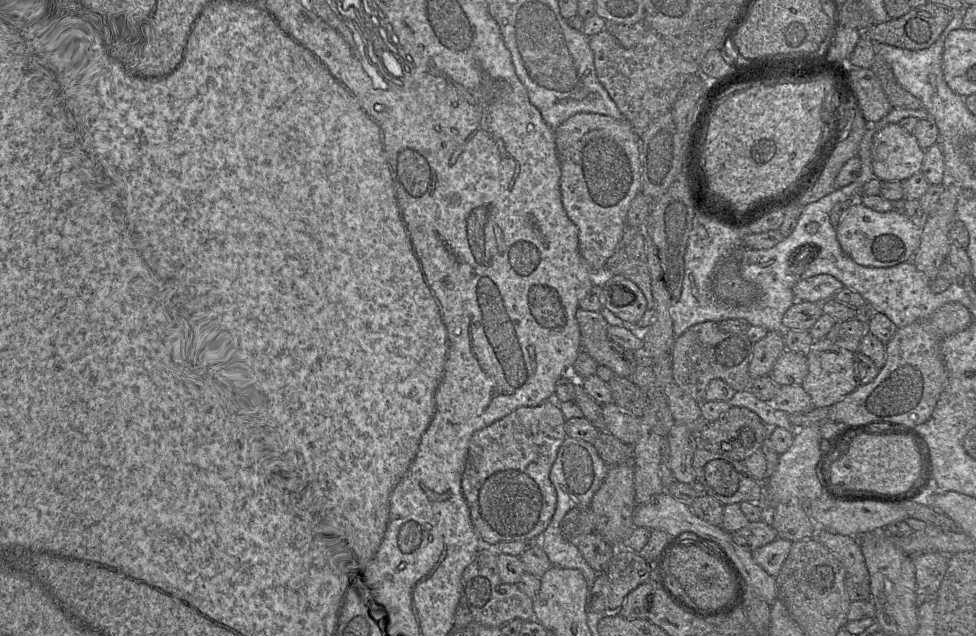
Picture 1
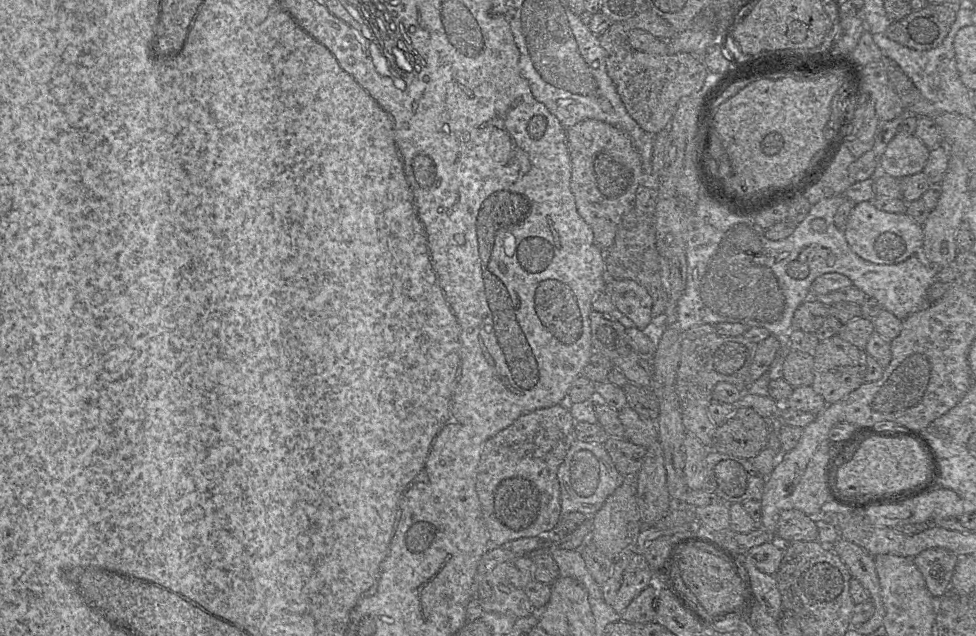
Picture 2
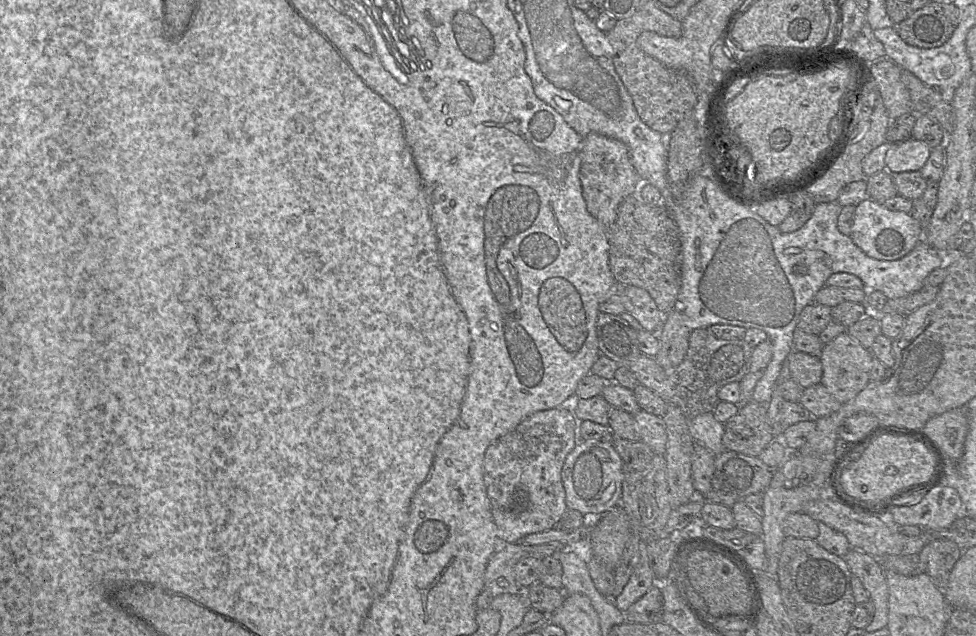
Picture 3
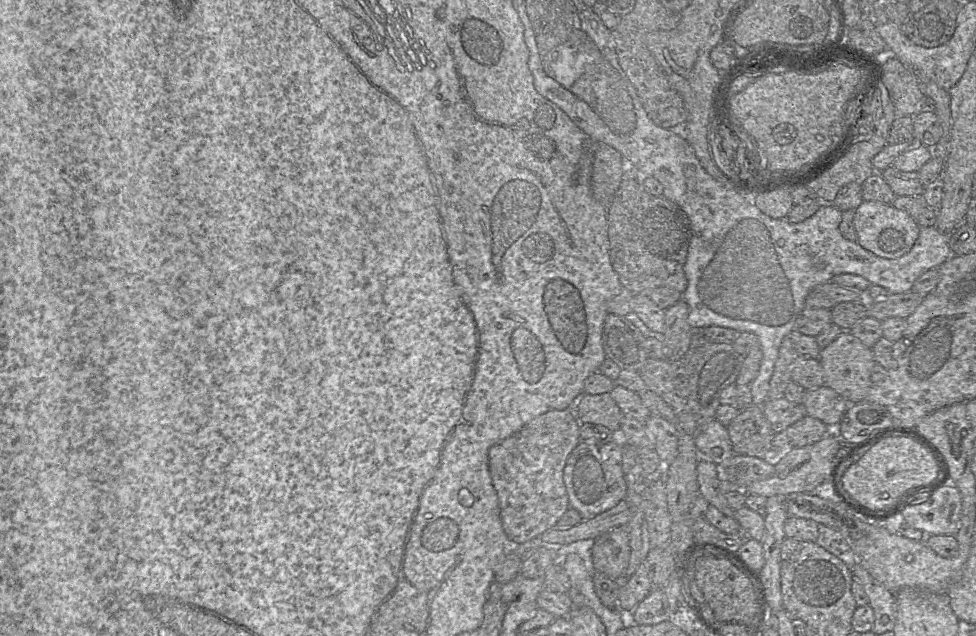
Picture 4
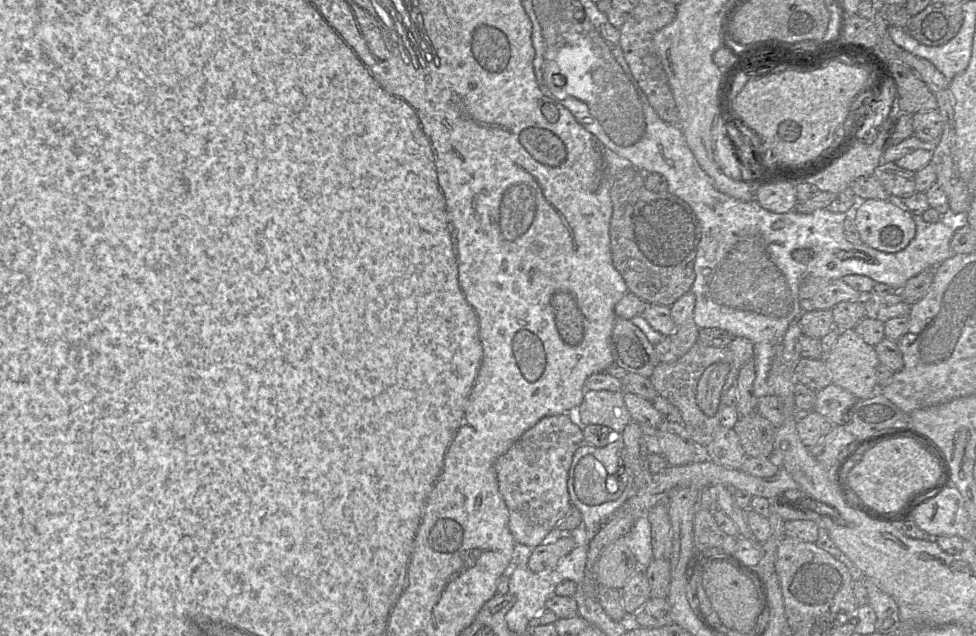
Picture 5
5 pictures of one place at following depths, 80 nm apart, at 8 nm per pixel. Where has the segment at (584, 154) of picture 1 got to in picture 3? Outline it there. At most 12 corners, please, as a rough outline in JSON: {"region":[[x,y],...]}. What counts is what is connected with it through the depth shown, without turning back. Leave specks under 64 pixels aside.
{"region":[[597,133],[582,140],[587,210],[604,229],[642,182],[627,146]]}

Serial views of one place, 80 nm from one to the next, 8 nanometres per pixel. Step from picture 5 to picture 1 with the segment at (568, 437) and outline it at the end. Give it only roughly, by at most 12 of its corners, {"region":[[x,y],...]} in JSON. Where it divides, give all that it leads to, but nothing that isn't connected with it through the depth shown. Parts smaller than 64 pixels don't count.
{"region":[[558,402],[472,435],[461,487],[482,541],[540,539],[567,437]]}

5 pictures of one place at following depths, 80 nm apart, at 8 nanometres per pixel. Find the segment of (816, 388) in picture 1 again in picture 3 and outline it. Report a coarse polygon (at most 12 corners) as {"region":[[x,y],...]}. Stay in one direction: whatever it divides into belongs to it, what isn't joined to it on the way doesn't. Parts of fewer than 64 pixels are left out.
{"region":[[846,331],[824,344],[820,384],[841,404],[870,382],[874,356]]}

